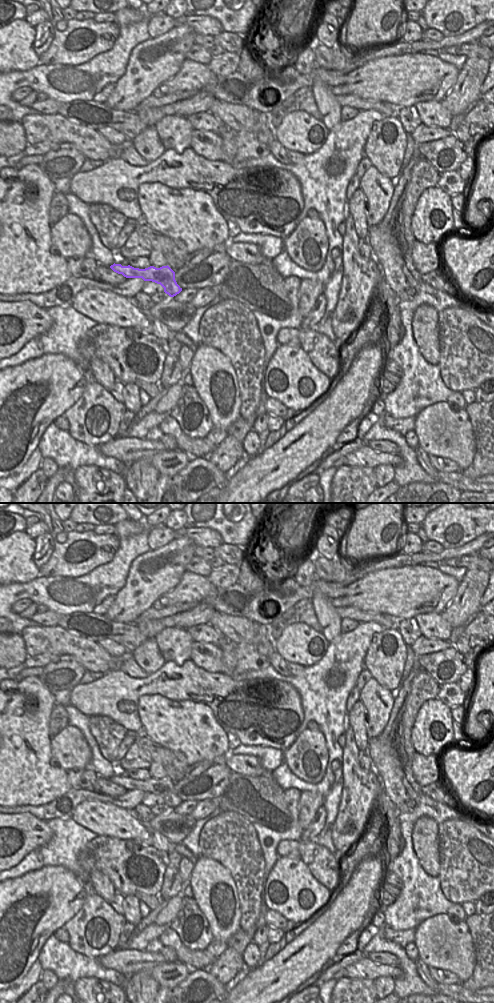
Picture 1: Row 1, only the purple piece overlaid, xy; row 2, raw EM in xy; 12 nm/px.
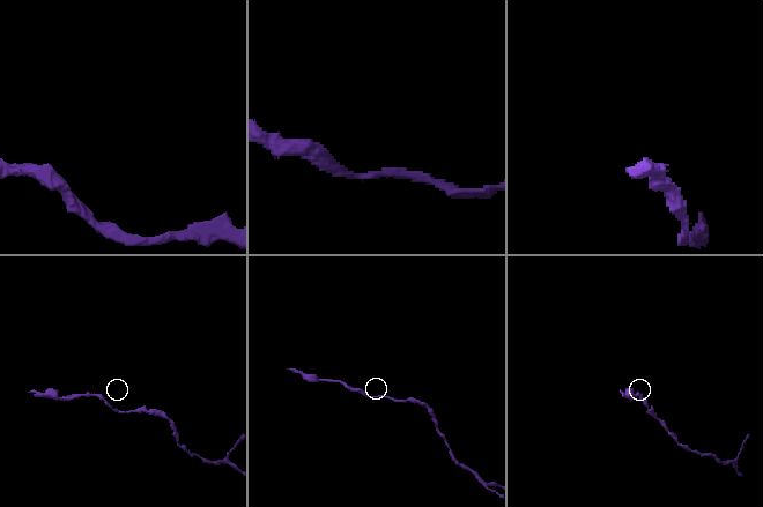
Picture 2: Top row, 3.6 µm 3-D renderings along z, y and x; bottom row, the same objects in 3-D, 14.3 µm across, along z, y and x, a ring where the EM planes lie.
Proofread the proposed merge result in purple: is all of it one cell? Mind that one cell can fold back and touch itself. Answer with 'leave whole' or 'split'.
leave whole

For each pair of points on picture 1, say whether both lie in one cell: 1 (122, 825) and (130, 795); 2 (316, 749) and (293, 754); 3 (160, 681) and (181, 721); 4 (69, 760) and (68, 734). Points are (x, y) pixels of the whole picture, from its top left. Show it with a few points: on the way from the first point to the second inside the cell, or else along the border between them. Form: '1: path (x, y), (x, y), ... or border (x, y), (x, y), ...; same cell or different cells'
1: border (104, 802), (117, 805), (131, 812); different cells
2: path (310, 749), (299, 754); same cell
3: border (147, 695), (160, 694), (172, 700), (193, 702); different cells
4: path (69, 754), (69, 740); same cell

